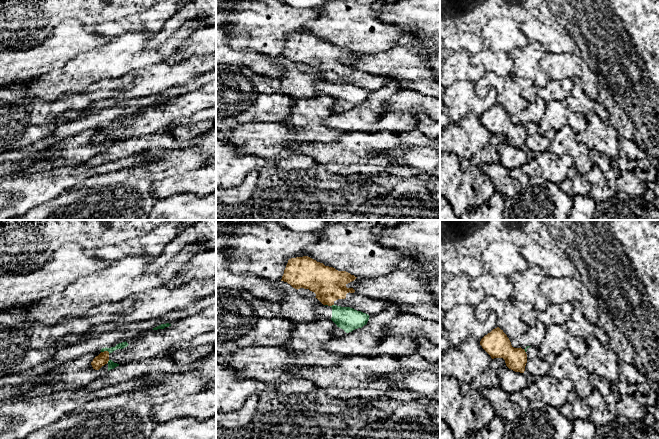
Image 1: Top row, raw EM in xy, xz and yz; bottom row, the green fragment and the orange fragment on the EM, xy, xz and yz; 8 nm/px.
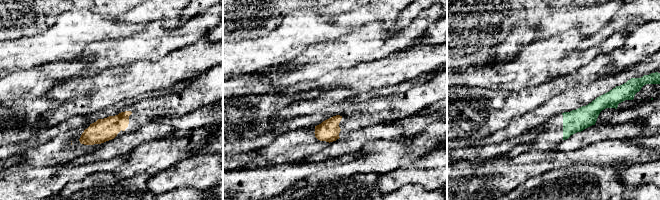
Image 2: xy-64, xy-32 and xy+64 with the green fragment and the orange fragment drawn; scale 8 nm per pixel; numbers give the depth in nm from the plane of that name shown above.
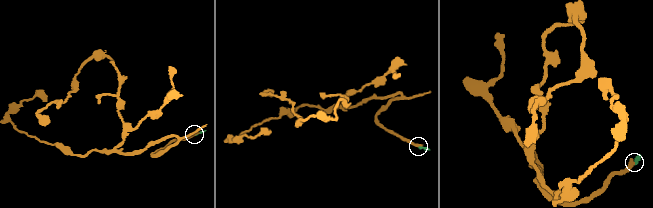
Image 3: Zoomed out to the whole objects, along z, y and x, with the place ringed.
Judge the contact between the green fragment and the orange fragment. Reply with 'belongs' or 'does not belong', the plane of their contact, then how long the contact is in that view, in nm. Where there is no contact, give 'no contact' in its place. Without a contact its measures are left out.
does not belong; contact in xy; length 70 nm

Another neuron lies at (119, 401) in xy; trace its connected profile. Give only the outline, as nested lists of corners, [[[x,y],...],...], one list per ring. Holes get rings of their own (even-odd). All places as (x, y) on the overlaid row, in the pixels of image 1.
[[[216,352],[200,358],[196,367],[192,365],[170,374],[149,372],[137,378],[151,380],[153,384],[117,396],[88,401],[76,411],[110,410],[125,407],[131,402],[156,406],[176,397],[197,392],[204,386],[216,382]]]

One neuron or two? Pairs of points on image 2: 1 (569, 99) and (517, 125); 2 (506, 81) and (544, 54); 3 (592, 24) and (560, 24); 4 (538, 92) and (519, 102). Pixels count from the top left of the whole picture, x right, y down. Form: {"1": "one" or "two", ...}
{"1": "one", "2": "one", "3": "one", "4": "one"}

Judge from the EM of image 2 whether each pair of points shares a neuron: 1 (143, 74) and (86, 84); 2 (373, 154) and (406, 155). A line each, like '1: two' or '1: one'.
1: one
2: one

